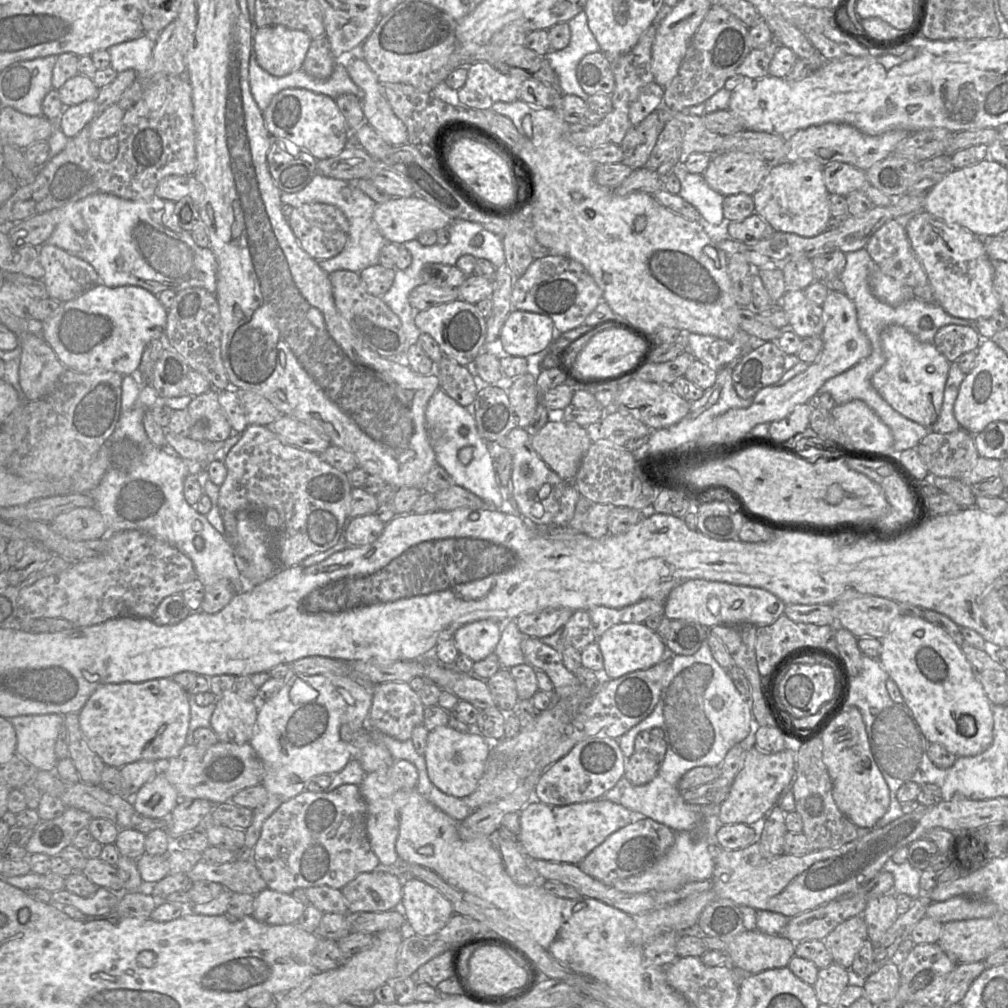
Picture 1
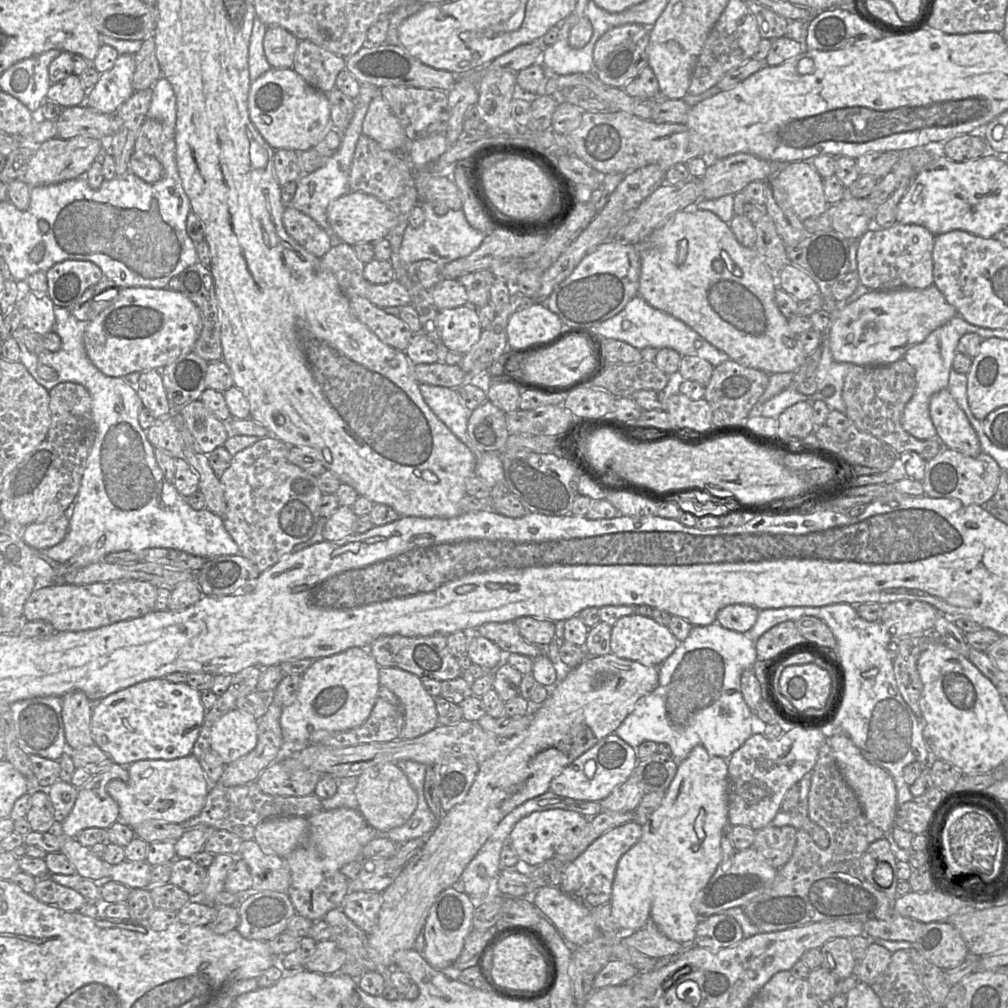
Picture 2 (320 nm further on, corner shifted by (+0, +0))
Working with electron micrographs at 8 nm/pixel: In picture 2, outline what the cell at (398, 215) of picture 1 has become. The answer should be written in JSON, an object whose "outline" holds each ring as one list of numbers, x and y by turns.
{"outline":[[350,191,332,201,328,206,327,216,337,237,351,246,388,238,388,234,395,226,395,216,385,203,373,195,359,191]]}

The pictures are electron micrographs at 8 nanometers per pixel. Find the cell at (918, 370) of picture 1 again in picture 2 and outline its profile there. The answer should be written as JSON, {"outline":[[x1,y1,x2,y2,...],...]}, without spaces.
{"outline":[[948,389,932,396,929,410,937,438,944,448,971,457,982,453,977,433]]}

